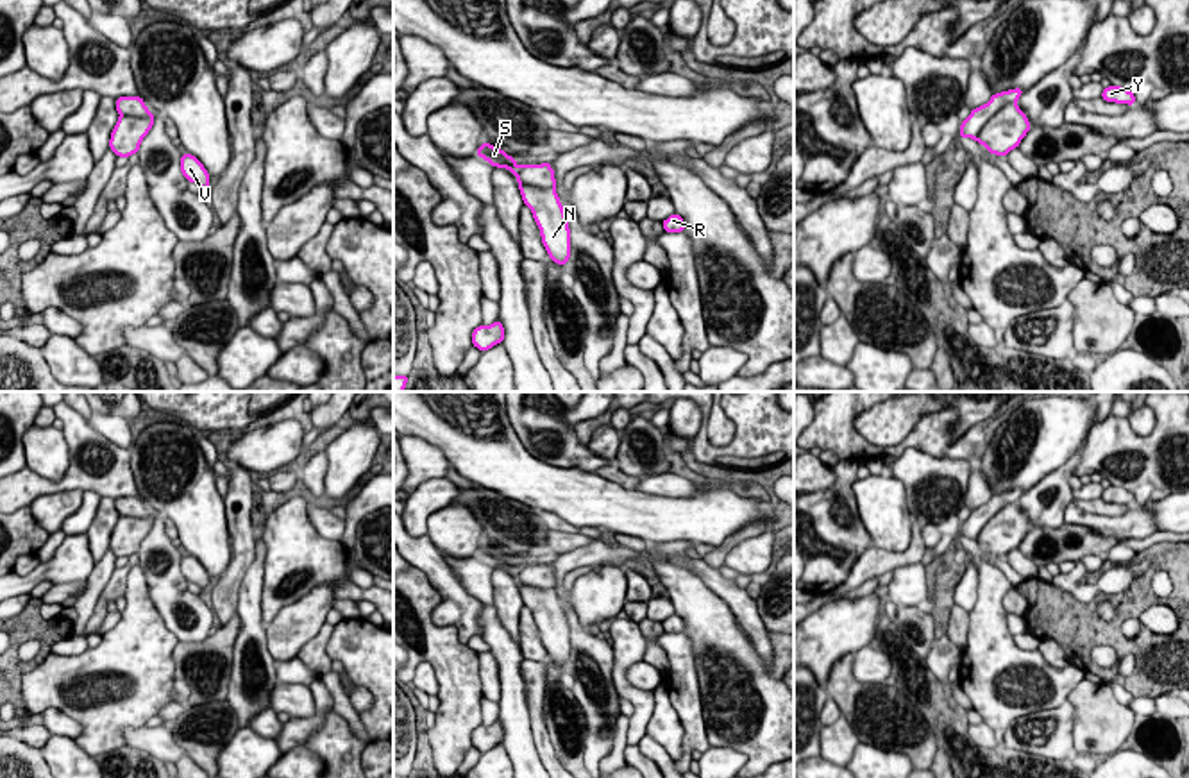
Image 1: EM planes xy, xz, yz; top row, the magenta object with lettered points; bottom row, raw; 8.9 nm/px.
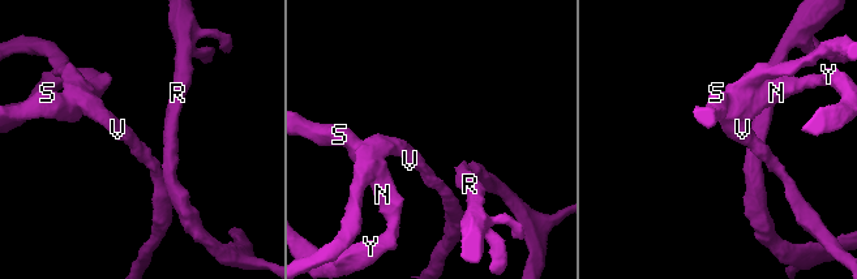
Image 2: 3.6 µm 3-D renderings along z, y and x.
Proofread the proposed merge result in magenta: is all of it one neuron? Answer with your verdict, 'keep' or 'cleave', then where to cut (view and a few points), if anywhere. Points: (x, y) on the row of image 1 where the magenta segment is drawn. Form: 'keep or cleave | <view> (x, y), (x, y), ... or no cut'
keep | no cut

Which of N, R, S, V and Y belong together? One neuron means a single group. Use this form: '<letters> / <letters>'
N R S V Y

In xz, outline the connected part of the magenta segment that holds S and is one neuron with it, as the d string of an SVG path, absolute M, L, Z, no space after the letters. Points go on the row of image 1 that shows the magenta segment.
M490 143L479 145L476 156L488 161L493 168L508 168L517 177L524 206L533 213L549 258L558 265L567 265L570 258L570 229L554 188L556 179L551 163L522 163L519 166L511 156Z

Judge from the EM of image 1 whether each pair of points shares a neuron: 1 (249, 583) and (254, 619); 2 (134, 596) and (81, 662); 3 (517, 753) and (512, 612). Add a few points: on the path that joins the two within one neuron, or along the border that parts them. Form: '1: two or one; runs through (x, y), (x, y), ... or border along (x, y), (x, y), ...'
1: one; runs through (249, 592), (249, 610)
2: one; runs through (134, 616), (134, 625), (101, 659)
3: two; border along (492, 605), (499, 623), (517, 644)

